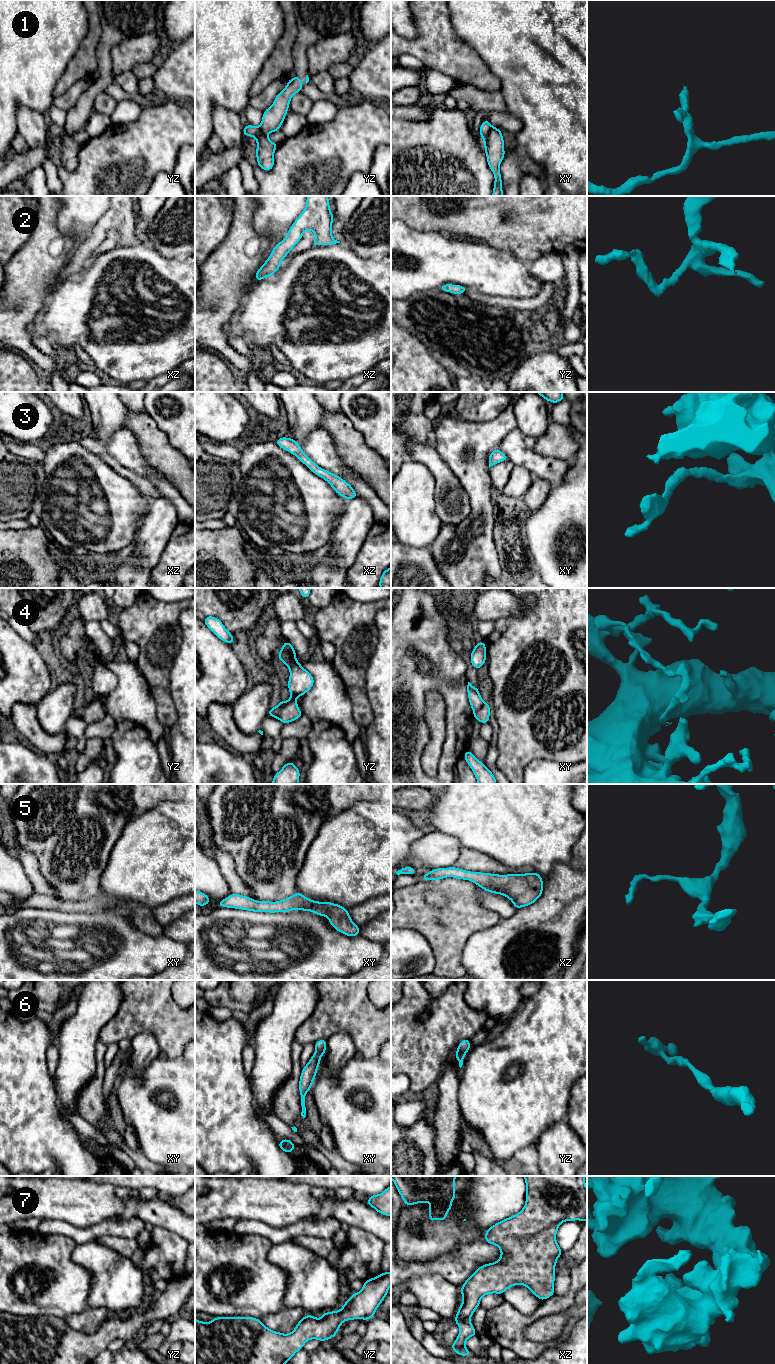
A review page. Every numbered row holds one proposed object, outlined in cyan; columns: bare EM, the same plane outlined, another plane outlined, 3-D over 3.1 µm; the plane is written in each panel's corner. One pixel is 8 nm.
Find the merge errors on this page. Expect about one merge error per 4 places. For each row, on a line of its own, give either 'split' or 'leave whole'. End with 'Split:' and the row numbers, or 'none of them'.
1: split
2: leave whole
3: leave whole
4: split
5: leave whole
6: leave whole
7: leave whole
Split: 1, 4

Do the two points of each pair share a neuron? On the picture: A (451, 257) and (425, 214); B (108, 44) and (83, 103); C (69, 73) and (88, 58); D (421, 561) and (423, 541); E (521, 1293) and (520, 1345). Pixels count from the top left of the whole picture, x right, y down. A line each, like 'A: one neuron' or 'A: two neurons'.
A: two neurons
B: one neuron
C: one neuron
D: two neurons
E: two neurons

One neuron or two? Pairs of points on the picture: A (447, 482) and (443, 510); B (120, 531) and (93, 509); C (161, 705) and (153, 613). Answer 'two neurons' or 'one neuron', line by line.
A: one neuron
B: one neuron
C: one neuron

